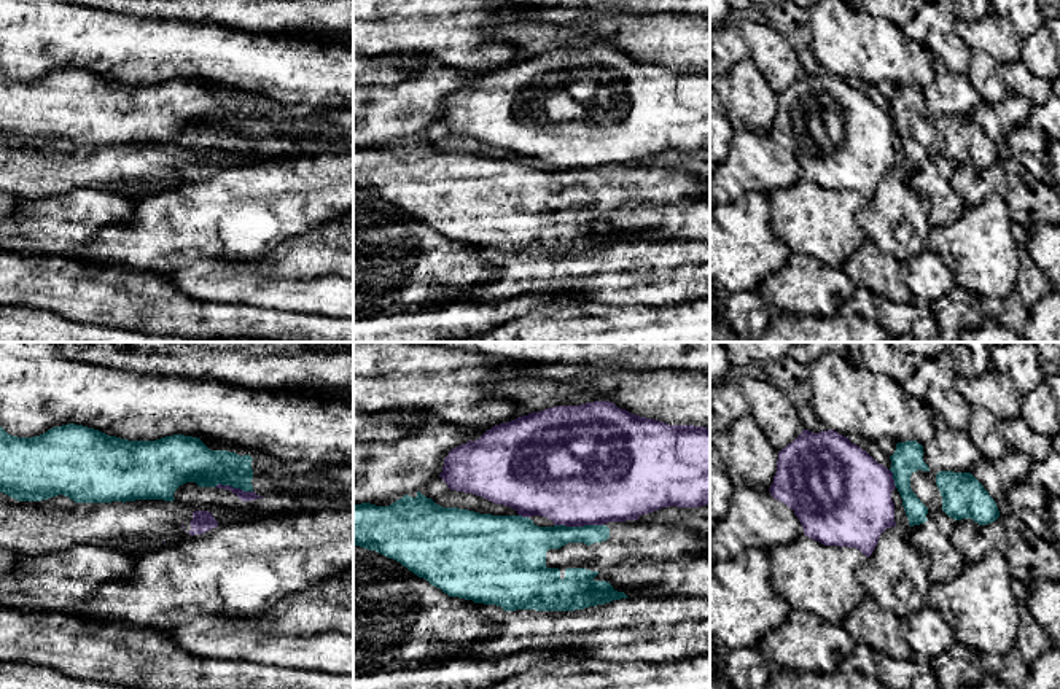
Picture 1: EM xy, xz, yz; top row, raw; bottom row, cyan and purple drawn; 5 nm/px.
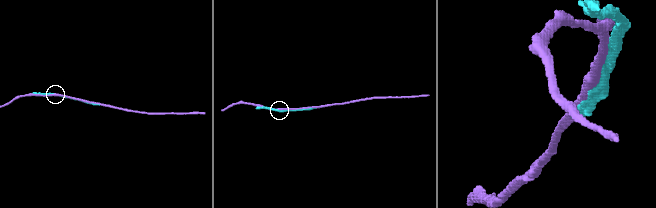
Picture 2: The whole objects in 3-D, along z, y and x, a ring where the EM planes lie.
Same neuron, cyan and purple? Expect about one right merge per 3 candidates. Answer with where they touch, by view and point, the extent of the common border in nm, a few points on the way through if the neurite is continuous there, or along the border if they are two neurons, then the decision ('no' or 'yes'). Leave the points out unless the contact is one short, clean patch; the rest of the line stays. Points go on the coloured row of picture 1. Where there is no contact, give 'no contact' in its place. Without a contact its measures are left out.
xz (578, 527) | 240 nm | no

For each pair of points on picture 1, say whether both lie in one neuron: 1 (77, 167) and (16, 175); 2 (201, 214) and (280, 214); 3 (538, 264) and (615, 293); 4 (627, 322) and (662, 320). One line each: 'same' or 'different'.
1: same
2: same
3: same
4: same

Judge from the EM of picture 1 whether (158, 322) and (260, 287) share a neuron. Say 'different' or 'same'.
different

